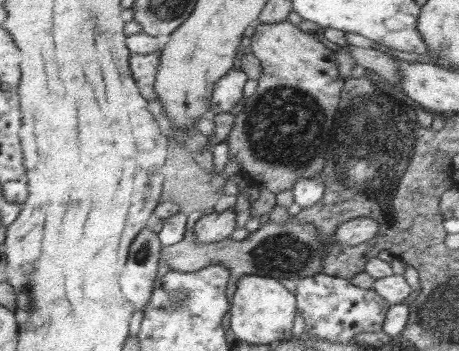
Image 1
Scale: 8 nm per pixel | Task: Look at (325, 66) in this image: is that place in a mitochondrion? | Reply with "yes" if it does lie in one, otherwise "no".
no

